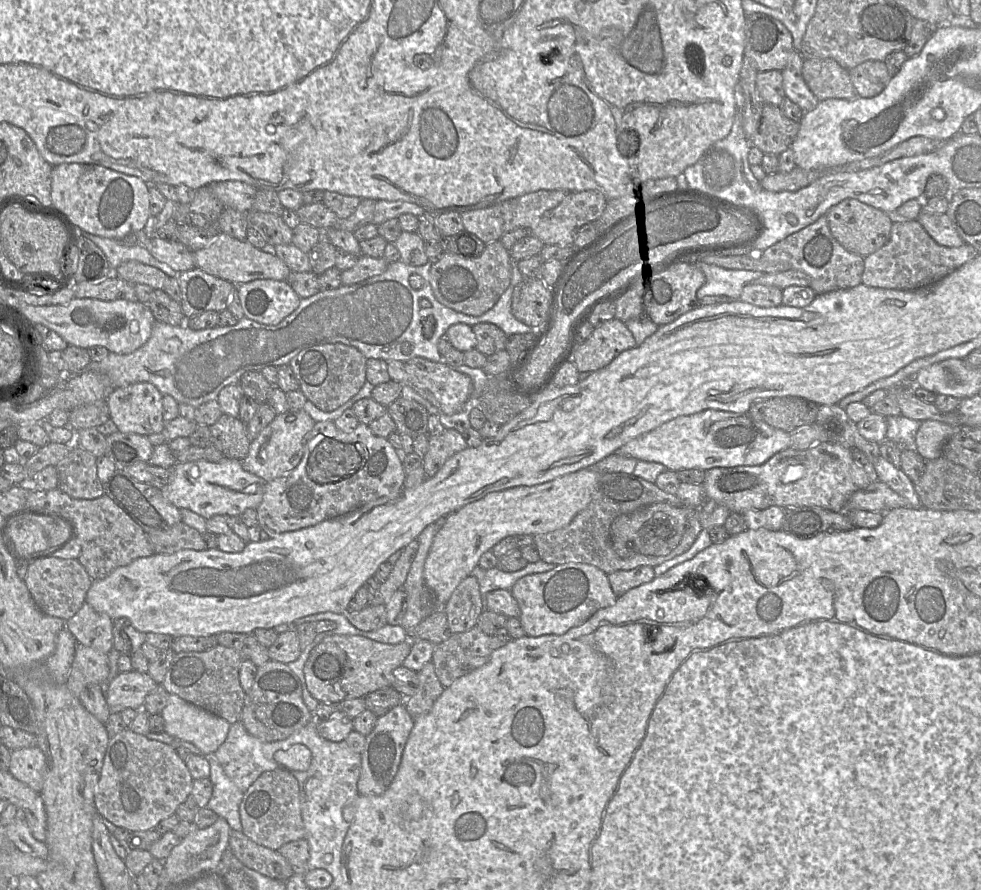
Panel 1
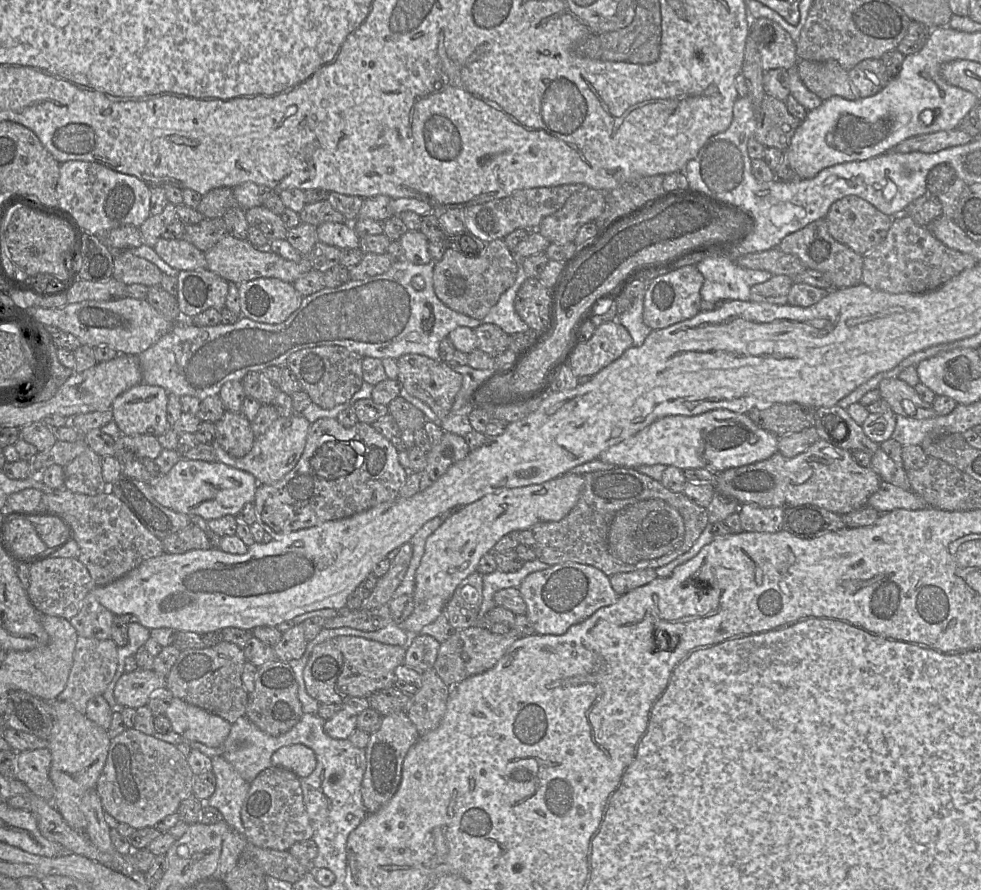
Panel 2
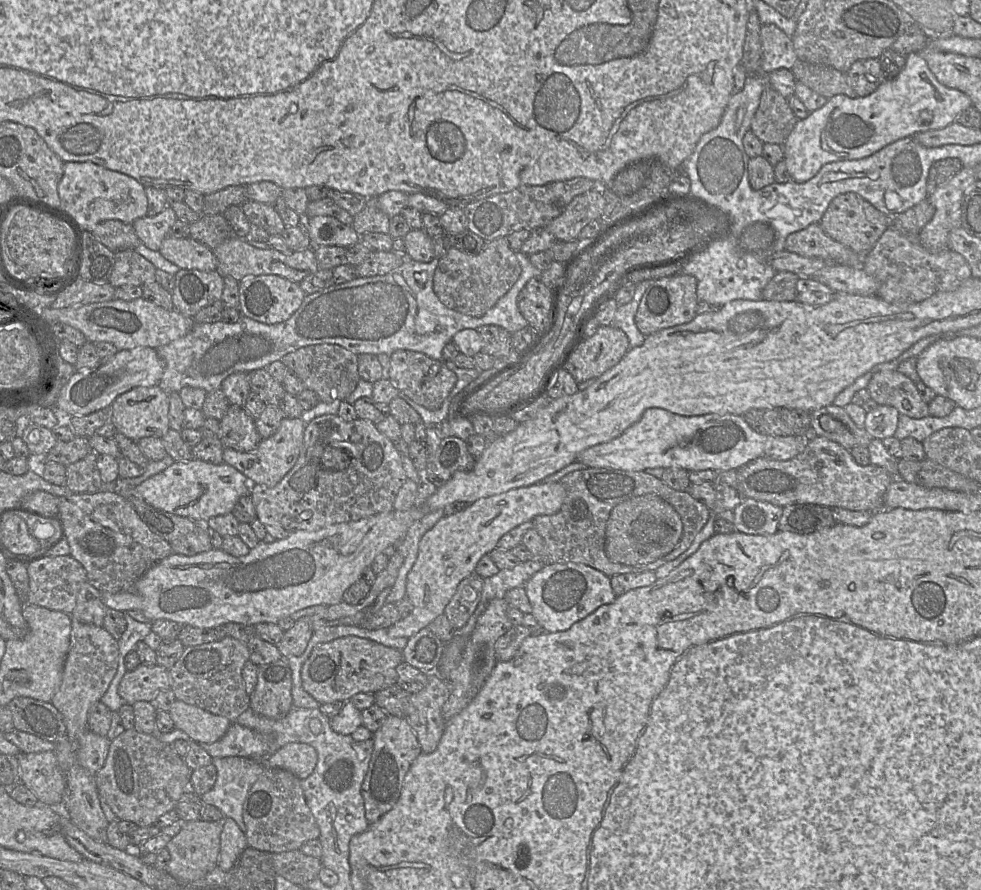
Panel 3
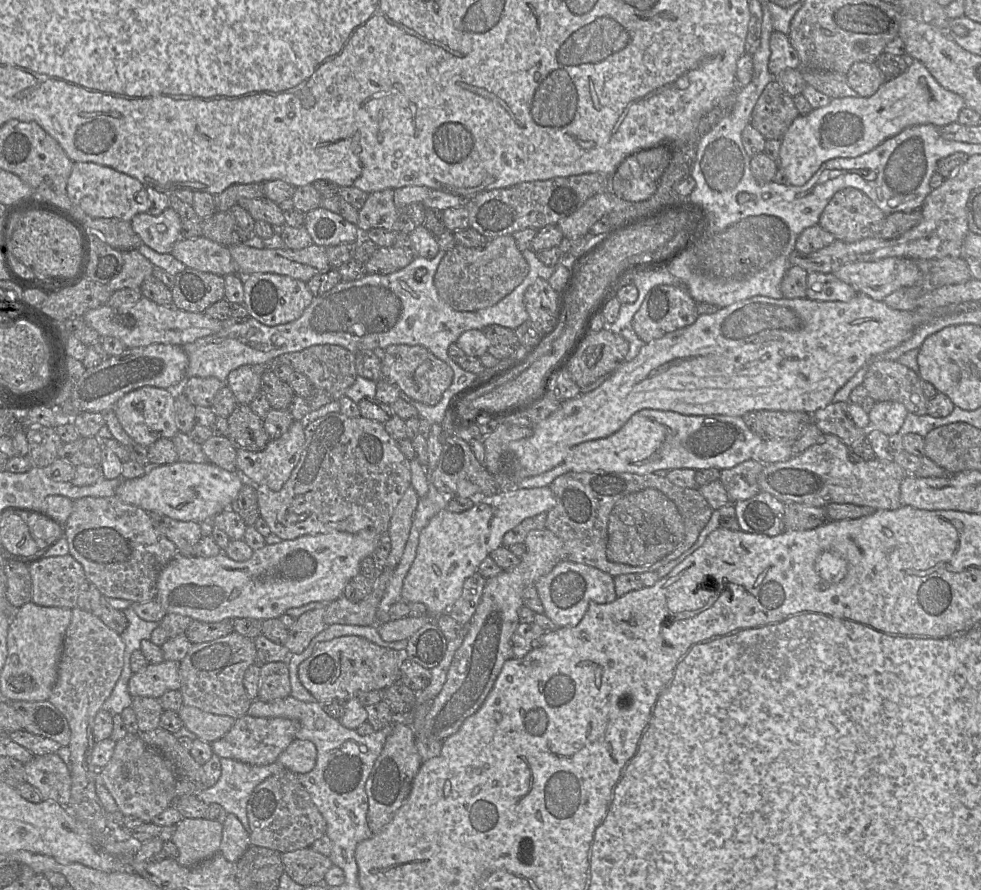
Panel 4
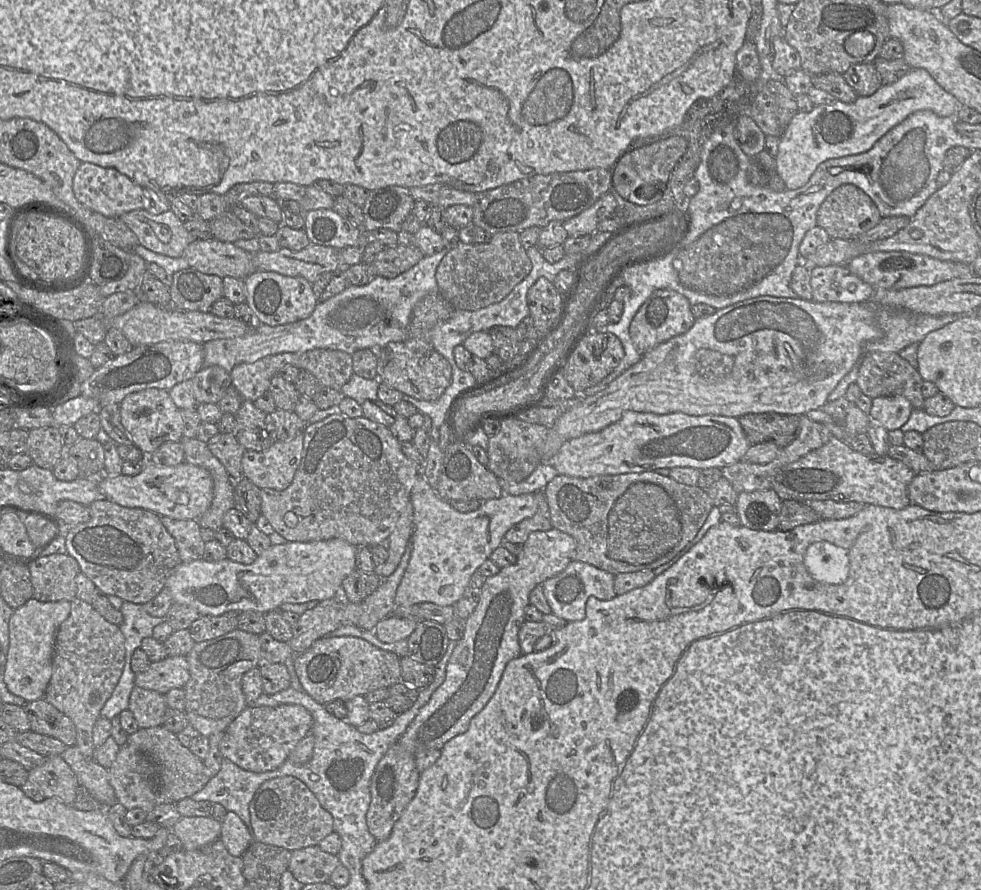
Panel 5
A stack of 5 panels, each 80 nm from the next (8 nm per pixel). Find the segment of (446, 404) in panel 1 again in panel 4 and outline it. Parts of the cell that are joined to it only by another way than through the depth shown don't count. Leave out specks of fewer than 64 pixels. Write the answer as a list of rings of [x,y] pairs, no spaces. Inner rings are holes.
[[[390,345],[381,361],[382,378],[394,384],[412,399],[427,405],[436,405],[453,381],[454,372],[444,361],[421,345]]]

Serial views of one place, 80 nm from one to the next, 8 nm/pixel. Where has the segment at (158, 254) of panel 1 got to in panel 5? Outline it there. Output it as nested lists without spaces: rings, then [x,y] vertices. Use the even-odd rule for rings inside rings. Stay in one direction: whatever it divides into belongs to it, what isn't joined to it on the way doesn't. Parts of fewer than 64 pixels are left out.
[[[214,238],[197,239],[184,250],[182,257],[207,275],[245,280],[253,271],[252,254],[230,242]]]

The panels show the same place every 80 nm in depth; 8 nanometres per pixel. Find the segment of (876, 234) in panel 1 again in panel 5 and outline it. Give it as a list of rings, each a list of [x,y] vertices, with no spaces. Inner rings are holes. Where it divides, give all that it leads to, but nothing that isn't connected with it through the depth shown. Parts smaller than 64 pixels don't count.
[[[853,184],[836,188],[821,204],[817,216],[817,226],[823,228],[831,239],[856,239],[875,227],[882,216],[872,199]]]

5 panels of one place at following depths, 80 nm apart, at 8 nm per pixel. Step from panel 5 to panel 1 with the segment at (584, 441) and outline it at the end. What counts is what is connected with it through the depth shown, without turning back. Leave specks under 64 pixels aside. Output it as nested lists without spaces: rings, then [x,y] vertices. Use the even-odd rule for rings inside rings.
[[[707,409],[678,416],[657,428],[623,444],[616,454],[636,460],[657,462],[667,470],[755,466],[765,463],[774,454],[790,448],[789,433],[756,420],[746,413]]]

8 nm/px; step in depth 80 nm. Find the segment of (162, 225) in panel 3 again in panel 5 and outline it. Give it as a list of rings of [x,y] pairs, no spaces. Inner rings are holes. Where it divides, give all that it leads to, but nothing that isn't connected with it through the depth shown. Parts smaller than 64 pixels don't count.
[[[134,210],[119,218],[135,233],[139,245],[168,257],[182,257],[186,247],[197,240],[172,210],[159,215]]]

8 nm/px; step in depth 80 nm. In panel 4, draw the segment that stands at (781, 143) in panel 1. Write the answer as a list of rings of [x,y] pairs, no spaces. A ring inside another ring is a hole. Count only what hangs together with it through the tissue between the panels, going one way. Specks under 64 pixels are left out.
[[[772,79],[763,89],[753,108],[750,124],[764,138],[781,140],[798,115],[800,114],[793,97]]]

